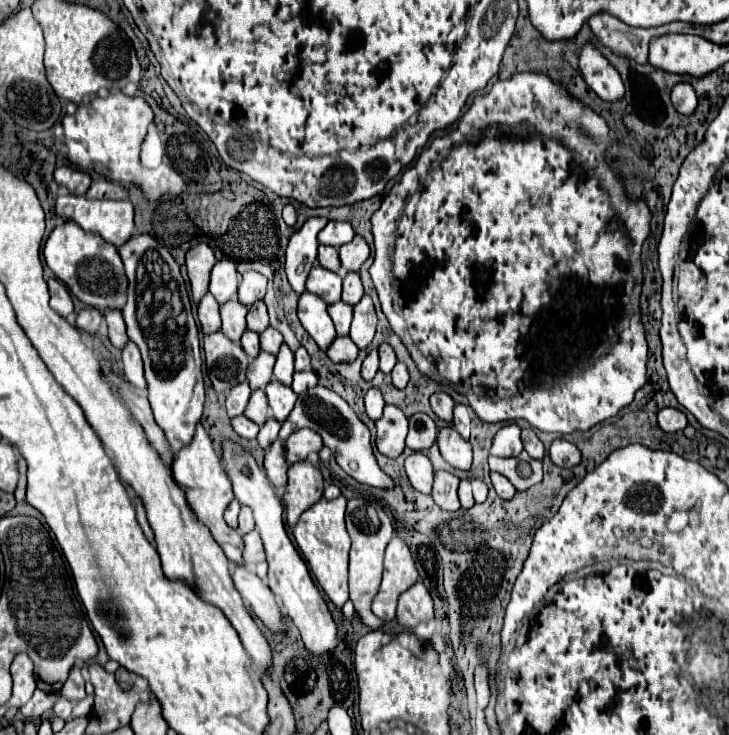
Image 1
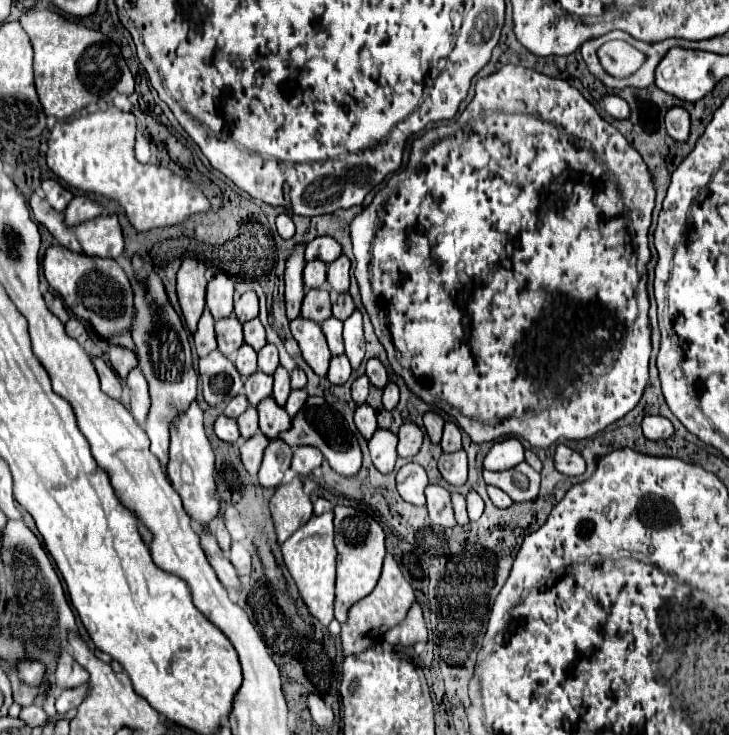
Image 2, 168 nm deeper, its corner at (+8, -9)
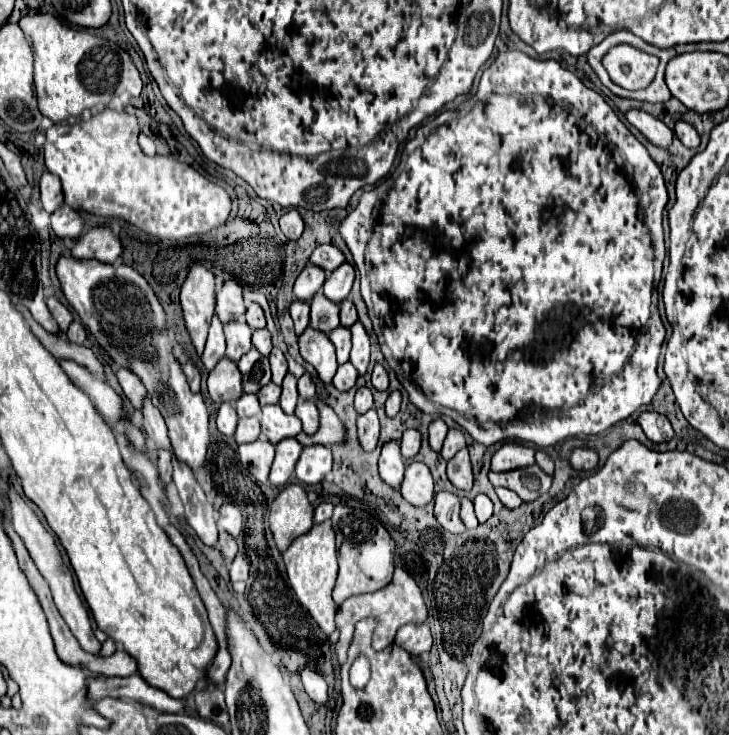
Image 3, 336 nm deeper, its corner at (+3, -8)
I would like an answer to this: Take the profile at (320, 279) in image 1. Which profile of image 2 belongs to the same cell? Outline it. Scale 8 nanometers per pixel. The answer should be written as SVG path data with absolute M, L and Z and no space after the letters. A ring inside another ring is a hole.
M308 289L302 301L302 317L322 323L332 315L330 311L330 295L328 289Z

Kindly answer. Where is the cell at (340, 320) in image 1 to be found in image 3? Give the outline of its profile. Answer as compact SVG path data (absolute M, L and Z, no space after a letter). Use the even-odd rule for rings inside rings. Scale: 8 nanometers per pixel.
M339 326L337 330L333 330L329 334L335 350L337 350L337 362L345 364L349 360L349 352L351 352L351 330Z

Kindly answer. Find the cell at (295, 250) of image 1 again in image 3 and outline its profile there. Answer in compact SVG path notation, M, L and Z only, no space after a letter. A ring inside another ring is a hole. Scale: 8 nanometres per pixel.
M295 300L291 304L291 318L295 322L297 336L303 334L303 330L309 326L309 304L307 302L301 302L301 300Z

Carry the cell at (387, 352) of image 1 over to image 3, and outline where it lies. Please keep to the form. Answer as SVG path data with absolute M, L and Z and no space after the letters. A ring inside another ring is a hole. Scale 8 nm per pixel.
M377 364L377 366L373 368L371 384L373 384L373 388L377 388L377 390L387 390L387 386L389 386L389 378L387 378L387 370L385 370L383 366Z

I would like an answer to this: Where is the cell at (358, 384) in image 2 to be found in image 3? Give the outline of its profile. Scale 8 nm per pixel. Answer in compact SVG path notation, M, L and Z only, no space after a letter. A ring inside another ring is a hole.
M359 388L357 394L355 394L355 410L357 414L365 414L367 410L373 408L373 396L371 396L371 390L369 388Z

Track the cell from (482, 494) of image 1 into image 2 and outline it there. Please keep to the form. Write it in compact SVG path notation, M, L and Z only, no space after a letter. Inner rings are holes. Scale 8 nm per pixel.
M470 491L470 493L466 495L466 504L470 521L476 521L476 519L482 515L482 511L484 511L484 501L482 501L482 497L480 497L476 491Z

